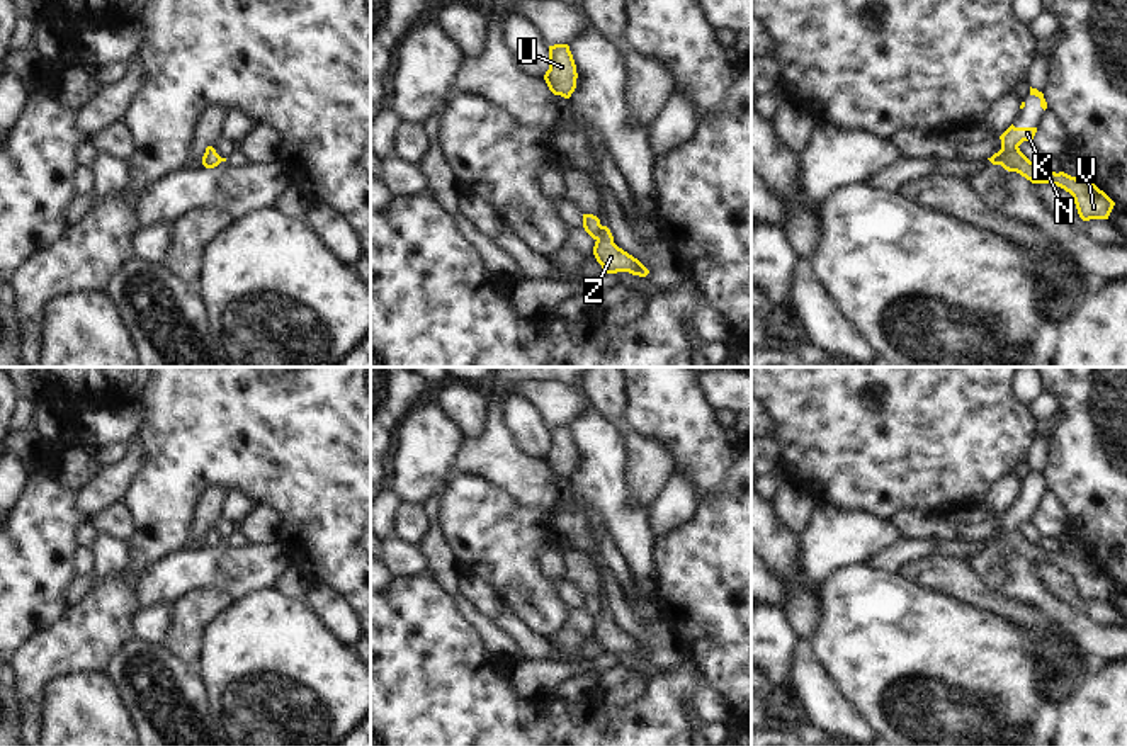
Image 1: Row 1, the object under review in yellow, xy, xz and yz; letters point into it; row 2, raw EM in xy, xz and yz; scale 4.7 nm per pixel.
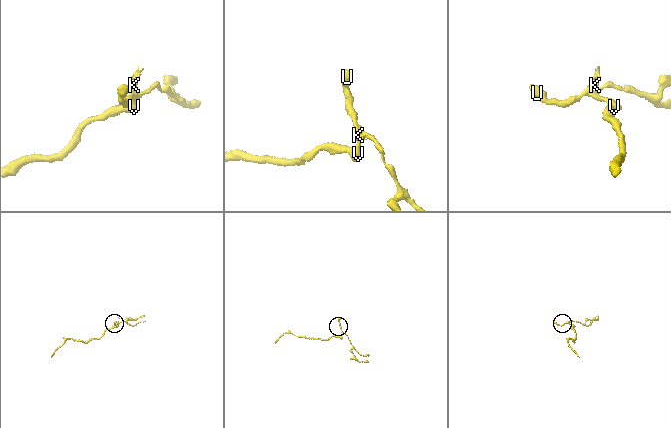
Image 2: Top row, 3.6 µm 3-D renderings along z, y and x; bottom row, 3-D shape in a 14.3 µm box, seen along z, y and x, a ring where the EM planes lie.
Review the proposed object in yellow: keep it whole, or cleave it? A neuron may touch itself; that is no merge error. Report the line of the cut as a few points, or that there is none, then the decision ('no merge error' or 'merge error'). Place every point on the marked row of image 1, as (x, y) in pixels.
cut yz (1017, 146), (991, 162); merge error

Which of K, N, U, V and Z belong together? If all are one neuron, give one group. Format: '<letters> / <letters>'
K U / N V Z

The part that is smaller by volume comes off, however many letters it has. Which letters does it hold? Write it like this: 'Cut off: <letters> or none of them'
Cut off: K, U

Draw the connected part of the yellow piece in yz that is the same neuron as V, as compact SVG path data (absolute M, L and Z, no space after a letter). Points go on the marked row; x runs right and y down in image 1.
M1020 148L993 160L993 165L1001 165L1008 172L1017 172L1032 184L1052 184L1064 189L1073 195L1078 214L1083 221L1108 219L1115 206L1115 202L1090 178L1076 178L1064 172L1049 172L1039 163L1030 161Z

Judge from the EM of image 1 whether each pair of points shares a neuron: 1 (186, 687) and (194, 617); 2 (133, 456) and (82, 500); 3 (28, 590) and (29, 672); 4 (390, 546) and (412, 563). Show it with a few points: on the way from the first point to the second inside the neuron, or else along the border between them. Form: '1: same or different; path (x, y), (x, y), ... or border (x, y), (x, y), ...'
1: different; border (160, 643), (196, 673)
2: same; path (123, 469), (96, 497)
3: different; border (62, 616), (34, 632), (17, 649)
4: same; path (395, 551), (407, 561)

